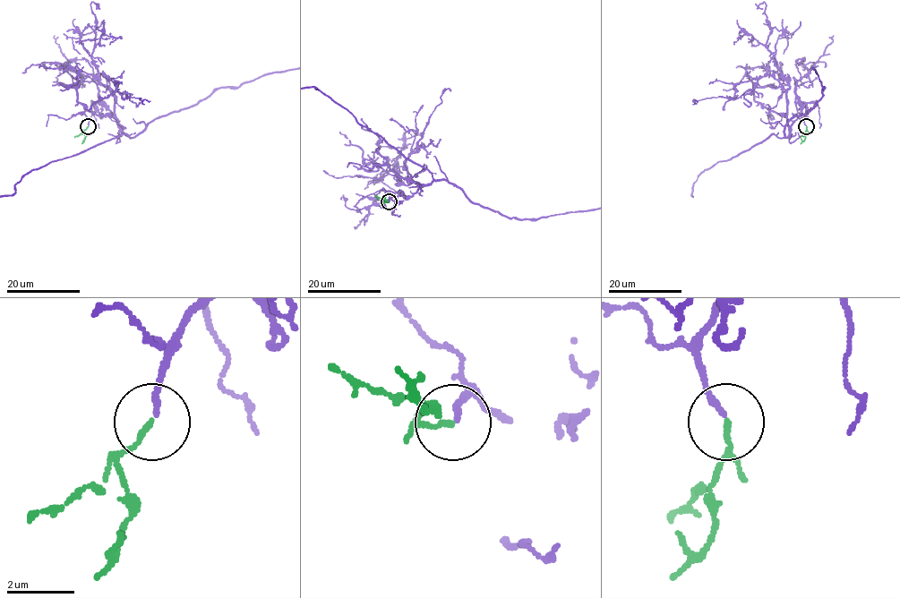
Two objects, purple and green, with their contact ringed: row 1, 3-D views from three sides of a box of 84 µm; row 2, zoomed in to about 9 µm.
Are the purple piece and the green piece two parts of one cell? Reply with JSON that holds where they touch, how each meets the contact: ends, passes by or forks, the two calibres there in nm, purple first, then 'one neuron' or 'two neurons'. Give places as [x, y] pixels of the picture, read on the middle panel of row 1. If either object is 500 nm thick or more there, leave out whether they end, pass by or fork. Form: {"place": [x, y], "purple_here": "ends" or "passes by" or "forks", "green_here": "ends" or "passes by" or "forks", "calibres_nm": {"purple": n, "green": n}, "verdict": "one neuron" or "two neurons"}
{"place": [389, 201], "purple_here": "ends", "green_here": "ends", "calibres_nm": {"purple": 170, "green": 140}, "verdict": "one neuron"}

